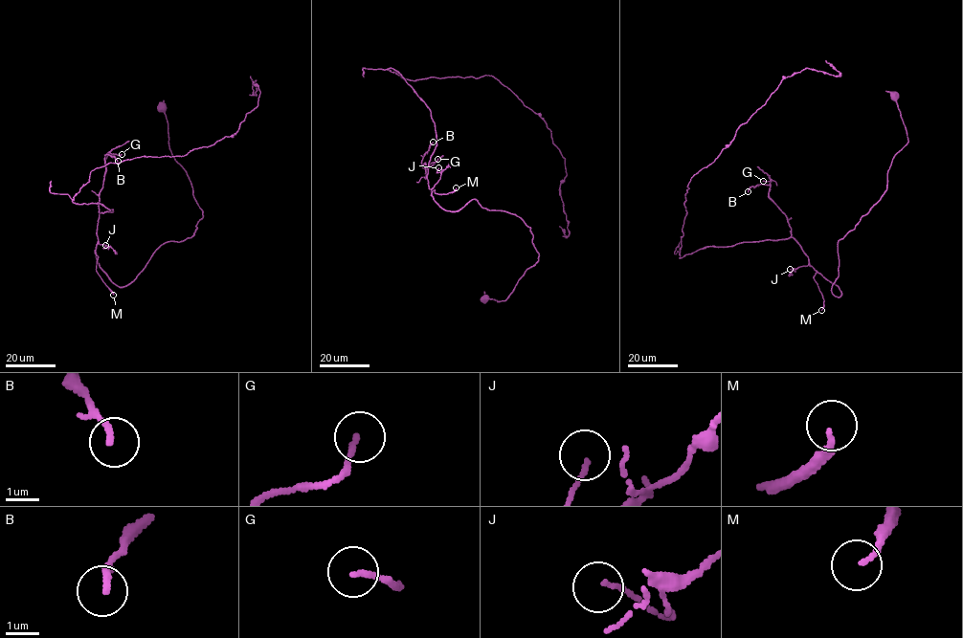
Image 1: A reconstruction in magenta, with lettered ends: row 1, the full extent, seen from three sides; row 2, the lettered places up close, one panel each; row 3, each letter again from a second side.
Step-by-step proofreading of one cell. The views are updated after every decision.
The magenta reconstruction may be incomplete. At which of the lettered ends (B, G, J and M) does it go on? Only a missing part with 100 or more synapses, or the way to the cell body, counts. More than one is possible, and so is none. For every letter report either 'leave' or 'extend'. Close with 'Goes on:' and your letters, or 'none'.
B: leave
G: leave
J: leave
M: leave
Goes on: none

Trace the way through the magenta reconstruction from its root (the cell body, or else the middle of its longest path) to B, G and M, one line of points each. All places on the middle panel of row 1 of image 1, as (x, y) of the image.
B: (431, 112), (436, 146), (425, 179), (425, 164), (422, 166), (421, 160), (433, 142)
G: (431, 112), (436, 146), (425, 179), (423, 164), (422, 167), (427, 168), (437, 159)
M: (431, 112), (436, 138), (427, 176), (431, 194), (435, 189), (436, 194), (448, 193), (456, 187)

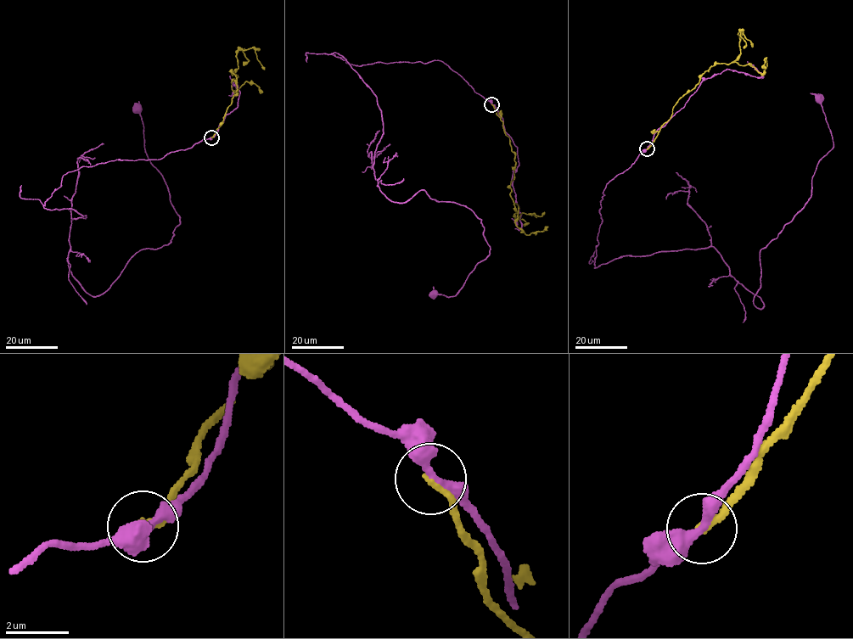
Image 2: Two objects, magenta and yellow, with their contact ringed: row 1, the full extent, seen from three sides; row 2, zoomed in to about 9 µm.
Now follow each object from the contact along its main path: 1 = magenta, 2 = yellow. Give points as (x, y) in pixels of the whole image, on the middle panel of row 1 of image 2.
1: (491, 104), (442, 61), (332, 53), (376, 98), (380, 192), (481, 221), (489, 255), (455, 295), (433, 286)
2: (491, 104), (515, 155), (510, 185), (510, 197), (518, 207), (516, 225), (528, 235), (547, 226)

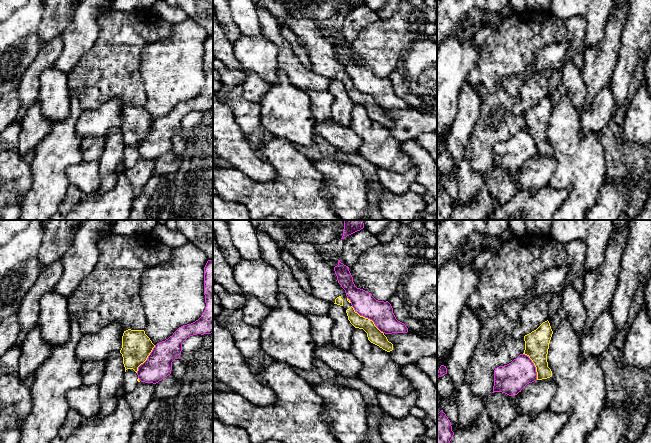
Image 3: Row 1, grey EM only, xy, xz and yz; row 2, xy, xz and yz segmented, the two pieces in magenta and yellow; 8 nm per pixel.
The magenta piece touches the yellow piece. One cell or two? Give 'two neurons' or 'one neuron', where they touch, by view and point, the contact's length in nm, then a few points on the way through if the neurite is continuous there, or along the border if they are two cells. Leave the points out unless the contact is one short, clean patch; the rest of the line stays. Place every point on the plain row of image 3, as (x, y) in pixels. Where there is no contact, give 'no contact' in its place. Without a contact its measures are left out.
two neurons; meets magenta in xz at (368, 94); contact 340 nm long

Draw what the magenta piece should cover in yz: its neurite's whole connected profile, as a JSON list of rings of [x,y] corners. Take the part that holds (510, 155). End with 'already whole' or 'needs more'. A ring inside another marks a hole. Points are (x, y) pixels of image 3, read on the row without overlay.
[[[520,130],[511,139],[494,146],[493,168],[515,172],[529,159],[537,156],[536,143],[529,132]]]; already whole

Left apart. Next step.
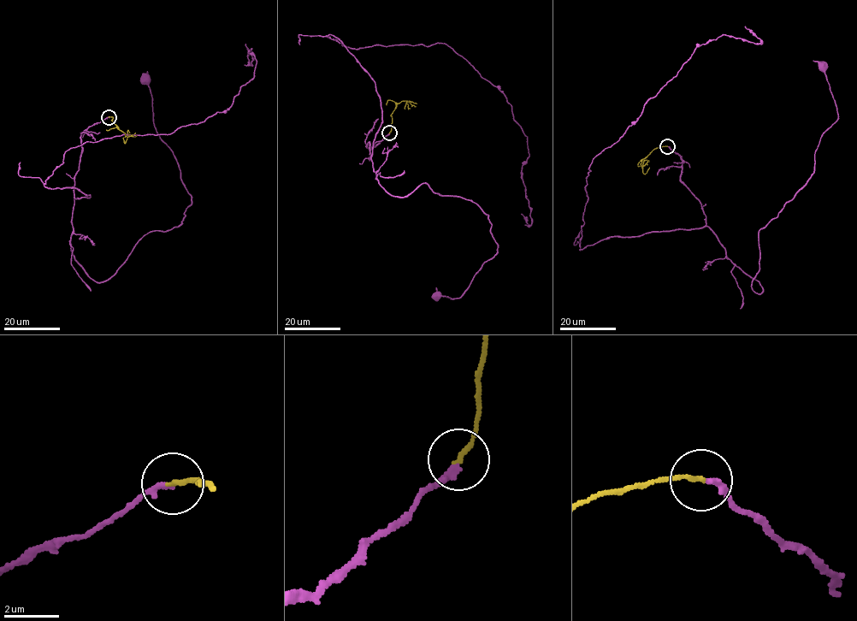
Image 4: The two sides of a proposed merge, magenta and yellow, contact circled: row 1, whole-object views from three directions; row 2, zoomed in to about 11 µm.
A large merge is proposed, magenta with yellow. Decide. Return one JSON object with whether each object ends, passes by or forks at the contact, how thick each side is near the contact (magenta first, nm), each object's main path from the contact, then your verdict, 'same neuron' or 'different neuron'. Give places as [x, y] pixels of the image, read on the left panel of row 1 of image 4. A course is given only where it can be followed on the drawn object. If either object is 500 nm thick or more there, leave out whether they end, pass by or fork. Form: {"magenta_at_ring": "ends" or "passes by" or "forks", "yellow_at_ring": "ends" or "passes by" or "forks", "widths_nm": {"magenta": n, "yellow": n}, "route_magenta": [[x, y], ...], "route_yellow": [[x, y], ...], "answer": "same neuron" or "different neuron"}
{"magenta_at_ring": "ends", "yellow_at_ring": "ends", "widths_nm": {"magenta": 200, "yellow": 170}, "route_magenta": [[109, 117], [81, 134], [74, 196], [89, 198], [44, 186], [71, 148], [223, 112], [253, 77], [245, 44]], "route_yellow": [[109, 117], [111, 116], [116, 127], [127, 137], [125, 143], [124, 137]], "answer": "same neuron"}

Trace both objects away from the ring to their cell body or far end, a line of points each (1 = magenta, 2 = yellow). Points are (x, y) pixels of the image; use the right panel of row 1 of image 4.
1: (667, 146), (706, 224), (579, 250), (592, 160), (697, 47), (724, 34), (759, 44), (744, 26)
2: (667, 146), (653, 149), (641, 163), (645, 174), (649, 167)

